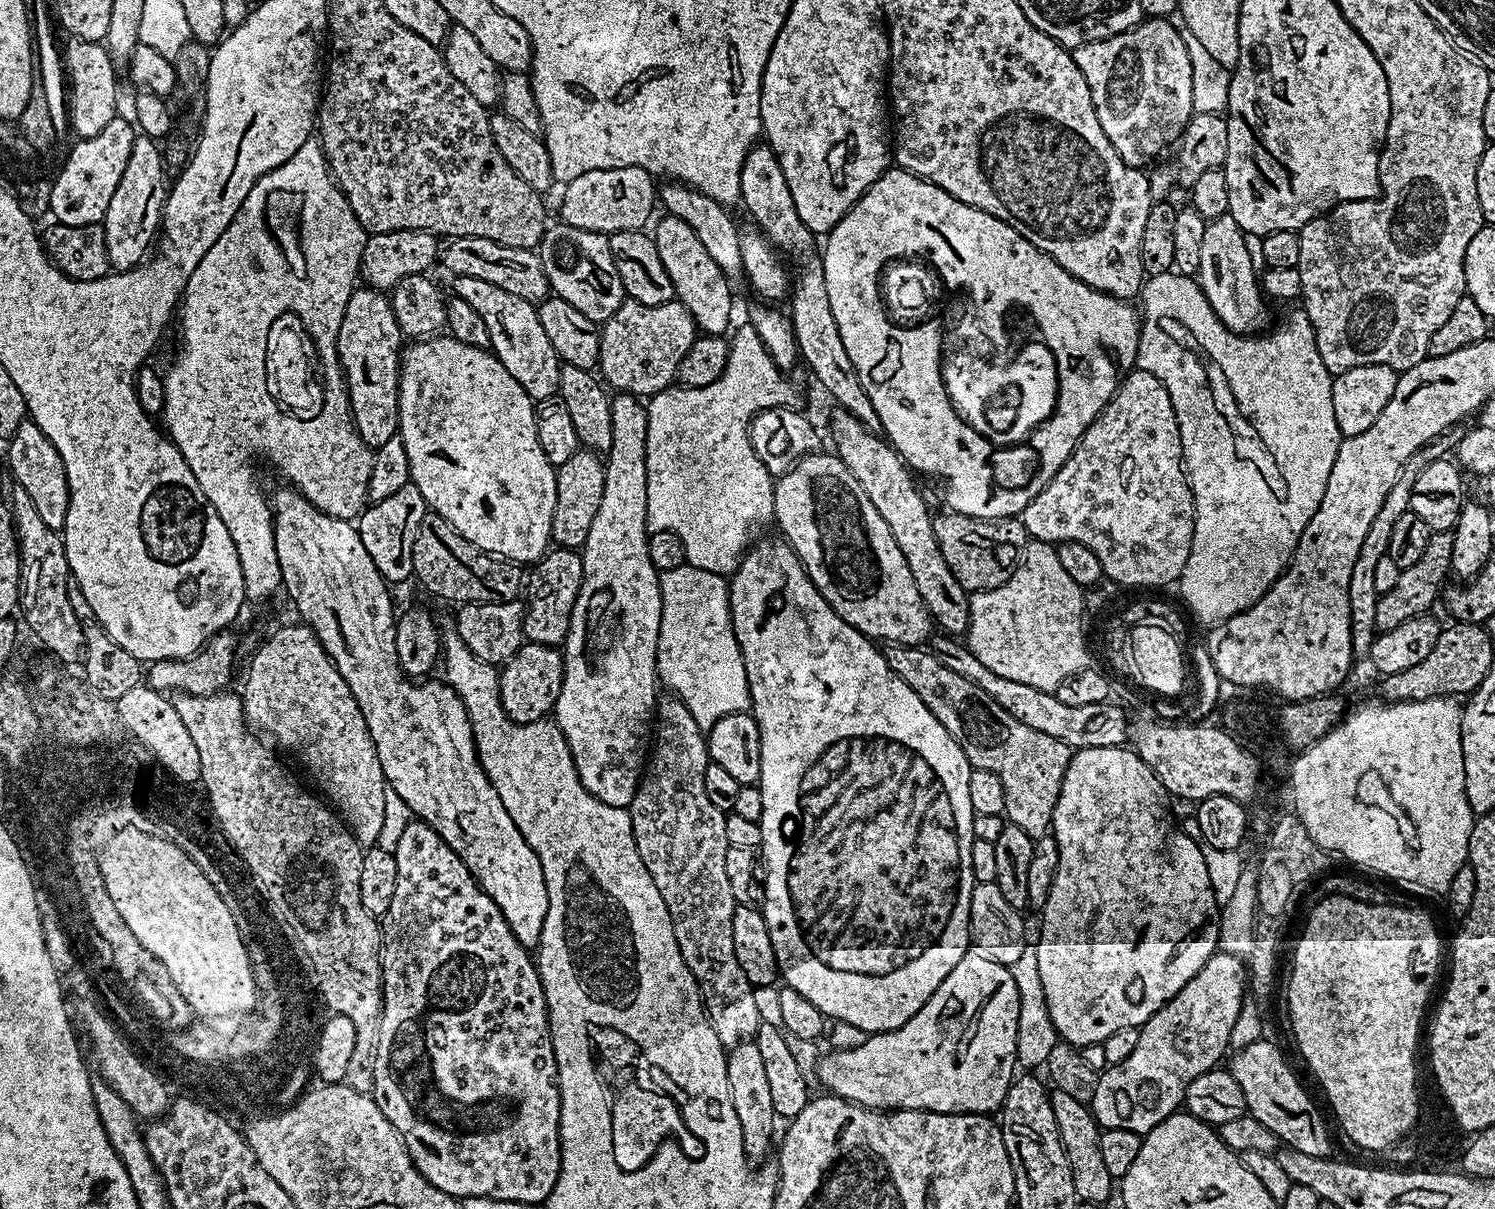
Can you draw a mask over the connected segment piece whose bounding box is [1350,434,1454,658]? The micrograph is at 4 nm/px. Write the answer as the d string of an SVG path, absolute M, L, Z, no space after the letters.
M1445 434L1434 438L1429 444L1422 446L1414 454L1410 454L1398 478L1394 478L1394 486L1390 486L1390 494L1386 494L1386 502L1382 502L1382 510L1378 510L1374 522L1370 522L1370 530L1362 542L1362 550L1358 550L1358 559L1354 562L1354 570L1350 570L1350 634L1352 635L1353 657L1367 657L1370 646L1377 638L1374 613L1378 610L1380 593L1374 590L1374 569L1378 567L1379 560L1388 555L1390 533L1394 531L1398 518L1402 518L1402 514L1410 511L1410 494L1414 490L1414 478L1418 478L1418 474L1422 474L1422 470L1426 470L1430 462L1441 459L1447 453L1444 452L1447 448L1449 451L1453 447L1454 440L1450 437L1451 435Z

